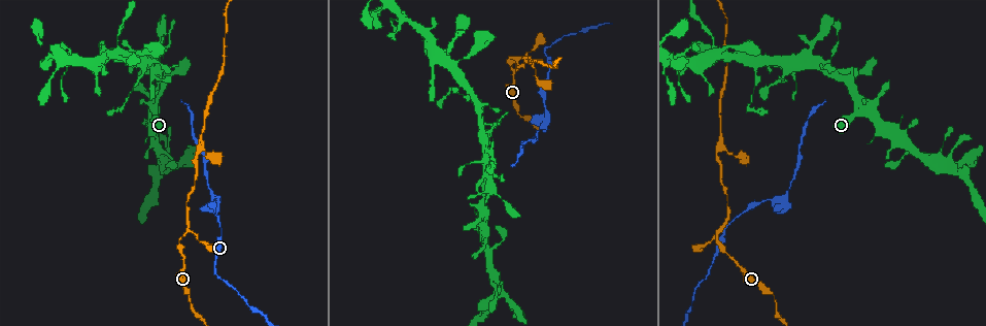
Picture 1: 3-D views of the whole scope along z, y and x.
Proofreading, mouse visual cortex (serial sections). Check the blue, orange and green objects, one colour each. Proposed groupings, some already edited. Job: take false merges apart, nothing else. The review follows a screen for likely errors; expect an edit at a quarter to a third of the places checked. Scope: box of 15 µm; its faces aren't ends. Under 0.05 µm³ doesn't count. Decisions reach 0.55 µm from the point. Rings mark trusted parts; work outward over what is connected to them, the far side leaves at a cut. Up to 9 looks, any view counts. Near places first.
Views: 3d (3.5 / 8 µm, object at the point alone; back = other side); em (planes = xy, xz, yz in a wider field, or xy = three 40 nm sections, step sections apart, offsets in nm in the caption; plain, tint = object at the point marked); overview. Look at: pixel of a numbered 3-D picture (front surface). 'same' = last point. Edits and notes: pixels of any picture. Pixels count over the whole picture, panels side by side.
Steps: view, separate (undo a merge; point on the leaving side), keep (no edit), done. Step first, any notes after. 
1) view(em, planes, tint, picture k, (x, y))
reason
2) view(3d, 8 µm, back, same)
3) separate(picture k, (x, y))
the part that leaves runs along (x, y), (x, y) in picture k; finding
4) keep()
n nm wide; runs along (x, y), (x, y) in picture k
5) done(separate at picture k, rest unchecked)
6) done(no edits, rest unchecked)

view(em, xy, step 5, tint, picture 1, (718, 231))
a fork

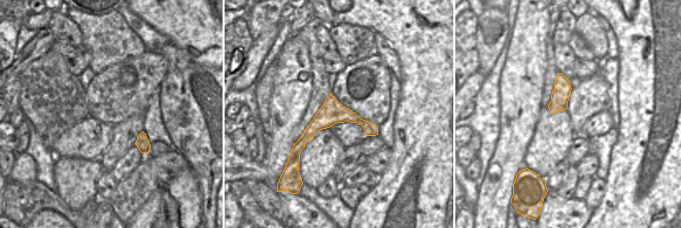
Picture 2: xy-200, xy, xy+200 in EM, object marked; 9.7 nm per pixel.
view(3d, 3.5 µm, same)

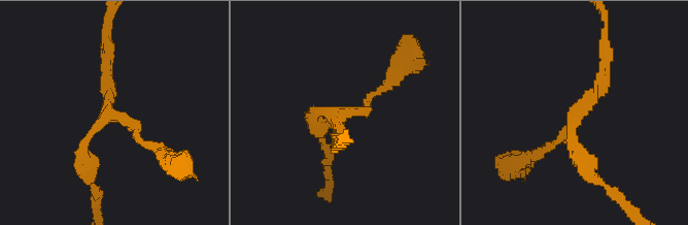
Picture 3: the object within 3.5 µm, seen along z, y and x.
keep()
3 arms; runs along (88, 173), (84, 141), (109, 103), (106, 53) in picture 3; all the same cell

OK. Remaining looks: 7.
view(3d, 3.5 µm, picture 1, (160, 95))
thick turns thin

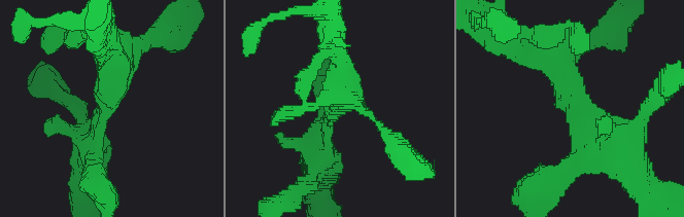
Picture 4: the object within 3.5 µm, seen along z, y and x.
view(em, xy, step 5, tint, picture 4, (579, 113))

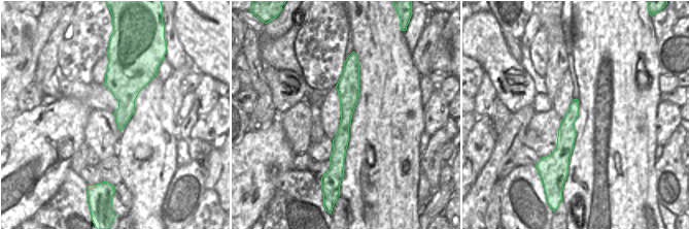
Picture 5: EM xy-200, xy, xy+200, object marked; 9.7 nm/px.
view(em, xy, step 2, tint, same)

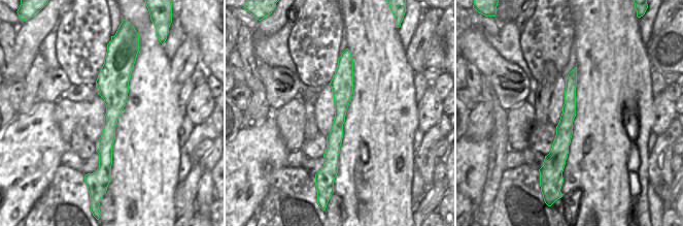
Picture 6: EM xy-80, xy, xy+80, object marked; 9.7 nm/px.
keep()
220 nm wide; runs along (348, 59), (332, 166) in picture 6; all the same cell

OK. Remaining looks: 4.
view(3d, 3.5 µm, picture 1, (137, 81))
calibre changes

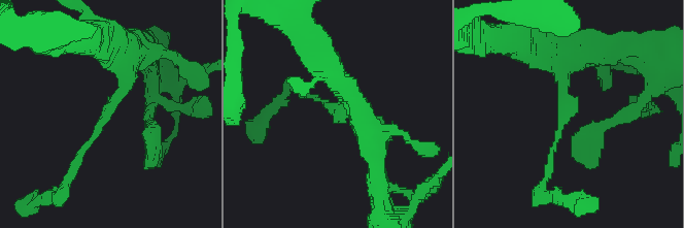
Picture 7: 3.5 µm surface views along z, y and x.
view(em, xy, step 3, tint, picture 7, (568, 110))

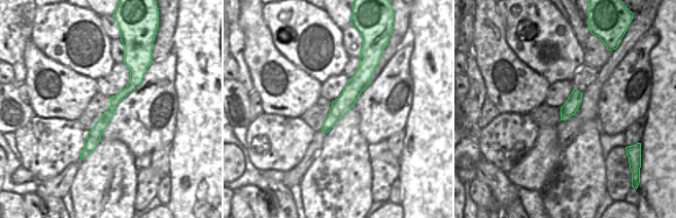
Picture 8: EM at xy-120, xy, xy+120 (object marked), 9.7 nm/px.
view(em, xy, step 1, tint, same)

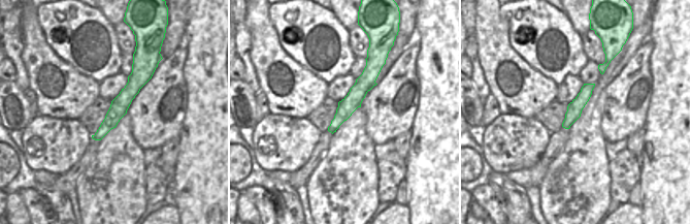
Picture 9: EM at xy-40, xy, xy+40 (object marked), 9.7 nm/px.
separate(picture 7, (73, 166))
a second cell is stuck on

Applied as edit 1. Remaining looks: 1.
done(separate at picture 7, rest unchecked)

